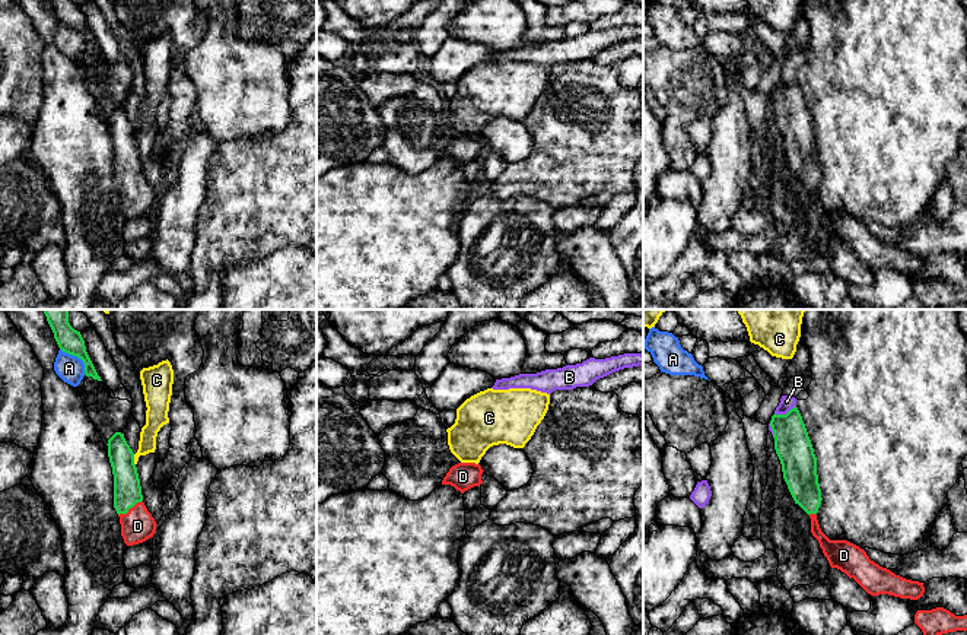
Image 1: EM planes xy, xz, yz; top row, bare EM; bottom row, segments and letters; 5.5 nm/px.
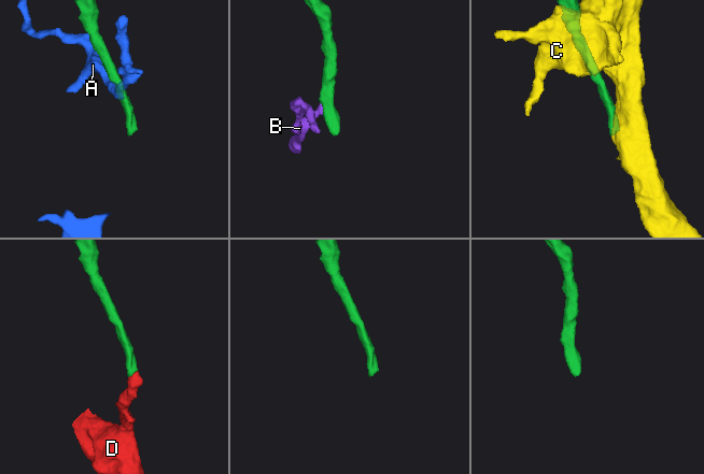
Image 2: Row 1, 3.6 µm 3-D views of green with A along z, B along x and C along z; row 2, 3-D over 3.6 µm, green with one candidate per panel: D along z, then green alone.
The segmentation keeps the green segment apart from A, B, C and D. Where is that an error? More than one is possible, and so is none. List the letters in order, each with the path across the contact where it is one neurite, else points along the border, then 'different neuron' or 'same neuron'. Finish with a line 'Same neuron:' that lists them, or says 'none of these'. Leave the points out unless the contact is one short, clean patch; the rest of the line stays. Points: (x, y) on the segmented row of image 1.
A: different neuron
B: border along yz (795, 405), (785, 413), (775, 413); different neuron
C: border along xy (133, 454), (134, 464); different neuron
D: runs through xy (127, 492), (130, 507), (137, 526); same neuron
Same neuron: D

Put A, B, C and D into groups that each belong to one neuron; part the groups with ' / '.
A / B / C / D

